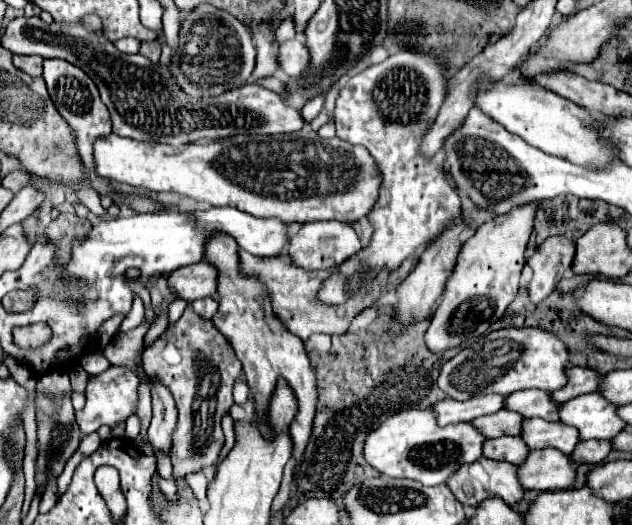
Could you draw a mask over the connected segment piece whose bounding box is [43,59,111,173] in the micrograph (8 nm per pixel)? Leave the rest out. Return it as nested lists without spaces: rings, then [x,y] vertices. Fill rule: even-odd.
[[[45,59],[43,65],[43,79],[47,83],[49,95],[61,113],[61,117],[75,129],[77,133],[77,145],[79,145],[79,155],[89,171],[95,173],[95,161],[93,161],[93,143],[95,139],[111,133],[111,119],[109,119],[109,109],[101,103],[97,85],[91,81],[91,77],[79,69],[73,63],[67,63],[63,59]]]

